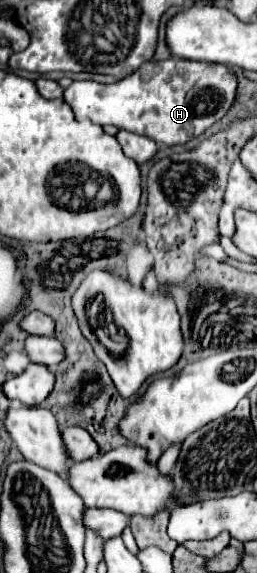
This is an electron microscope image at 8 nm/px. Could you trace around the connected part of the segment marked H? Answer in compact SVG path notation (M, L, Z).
M167 59L167 61L147 61L141 65L133 75L111 83L101 85L95 81L73 81L65 91L63 99L69 103L77 119L89 119L97 125L115 125L117 129L133 131L145 135L163 145L183 145L193 137L201 135L207 127L217 123L233 105L237 89L237 77L219 63L205 63L205 61L185 61L185 59Z

